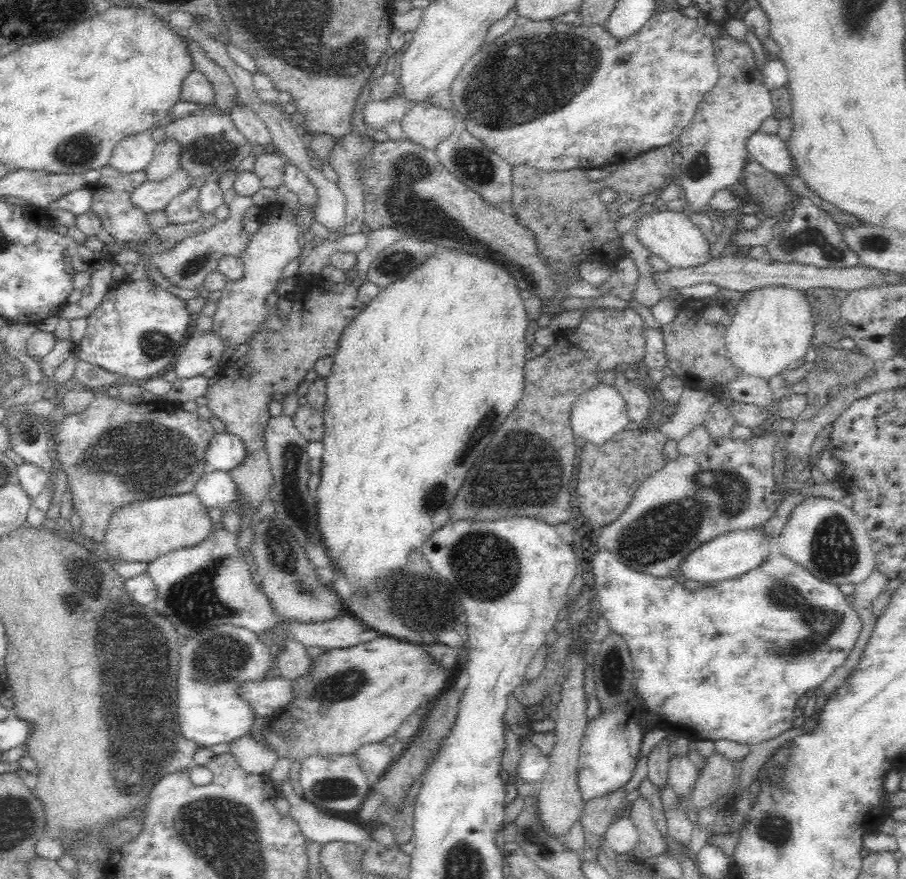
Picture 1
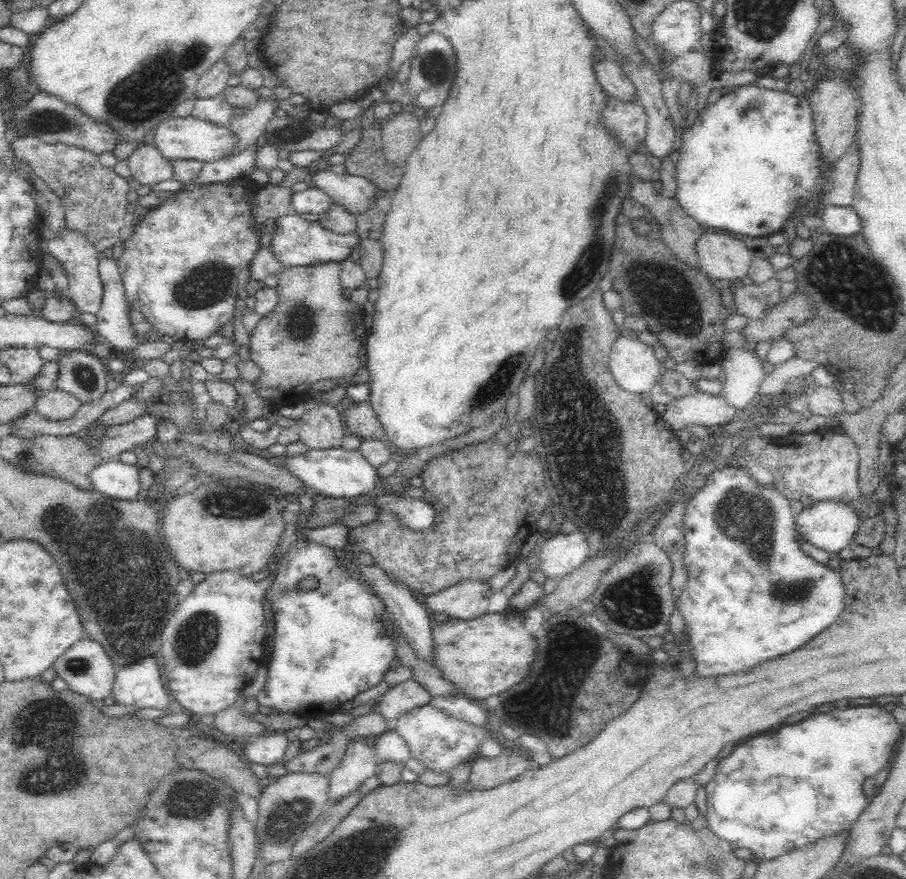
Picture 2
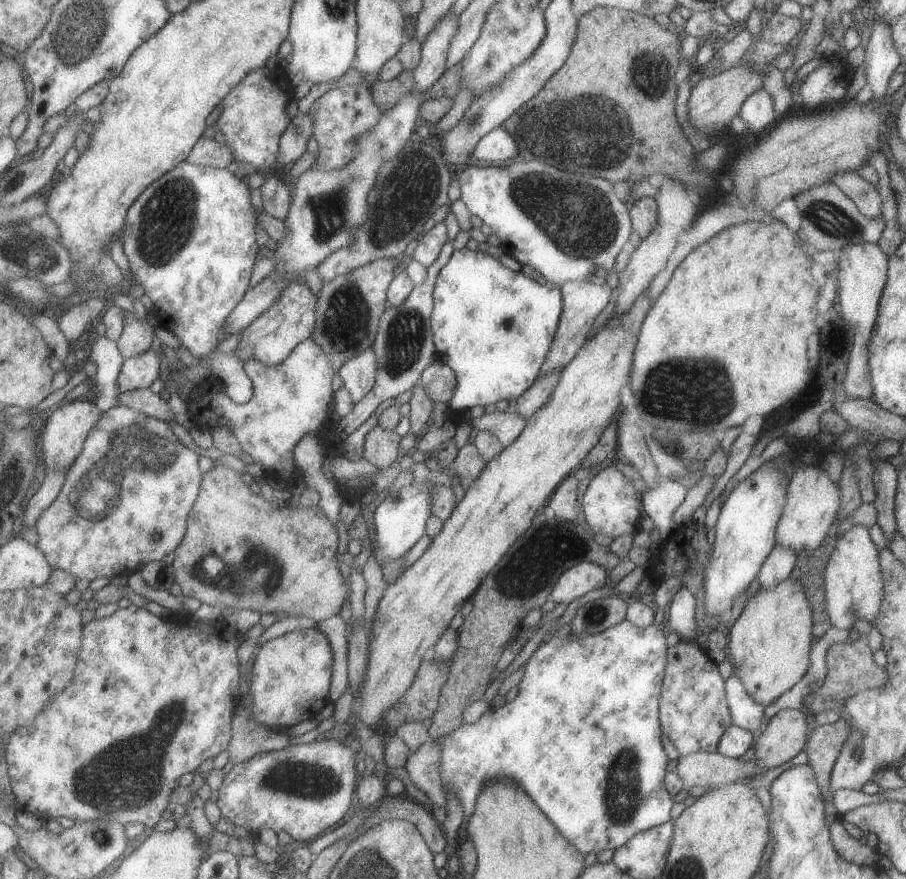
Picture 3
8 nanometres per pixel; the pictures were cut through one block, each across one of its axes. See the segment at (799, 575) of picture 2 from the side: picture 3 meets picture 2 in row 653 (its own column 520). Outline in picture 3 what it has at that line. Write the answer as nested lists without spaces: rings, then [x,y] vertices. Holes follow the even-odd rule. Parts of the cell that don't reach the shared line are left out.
[[[625,619],[623,623],[595,635],[578,637],[571,634],[566,638],[555,635],[544,642],[529,660],[525,676],[520,684],[520,694],[513,702],[506,703],[502,708],[488,709],[475,724],[464,724],[461,728],[452,731],[449,736],[438,739],[442,748],[441,774],[445,790],[449,794],[456,795],[464,808],[464,814],[472,818],[479,810],[478,802],[482,792],[498,783],[499,779],[511,779],[530,794],[530,798],[556,824],[564,836],[584,854],[584,857],[592,853],[598,855],[603,850],[616,851],[624,847],[641,831],[668,823],[672,820],[670,813],[675,802],[665,788],[666,767],[669,759],[662,746],[659,722],[659,699],[667,664],[666,638],[659,626],[639,628]]]

